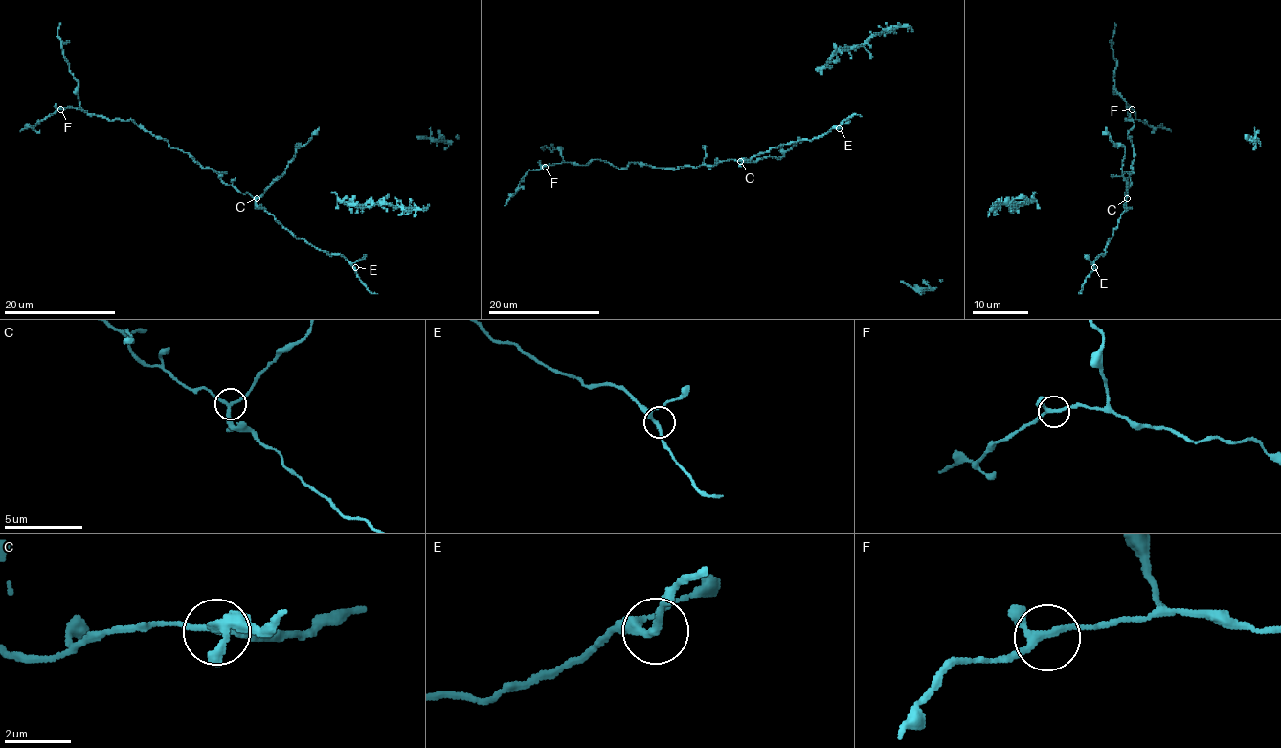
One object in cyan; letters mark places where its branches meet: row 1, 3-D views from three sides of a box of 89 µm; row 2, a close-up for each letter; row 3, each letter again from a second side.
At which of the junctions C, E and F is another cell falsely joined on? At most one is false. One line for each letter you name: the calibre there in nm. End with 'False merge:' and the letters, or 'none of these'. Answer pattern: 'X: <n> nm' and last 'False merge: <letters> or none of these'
C: 190 nm
False merge: C

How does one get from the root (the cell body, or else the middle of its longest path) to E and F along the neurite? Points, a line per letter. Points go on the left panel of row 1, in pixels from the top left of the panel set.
E: (258, 206), (270, 213), (297, 238), (330, 255), (340, 255), (355, 267)
F: (258, 206), (248, 193), (227, 185), (210, 168), (130, 119), (108, 121), (76, 108), (60, 109)

